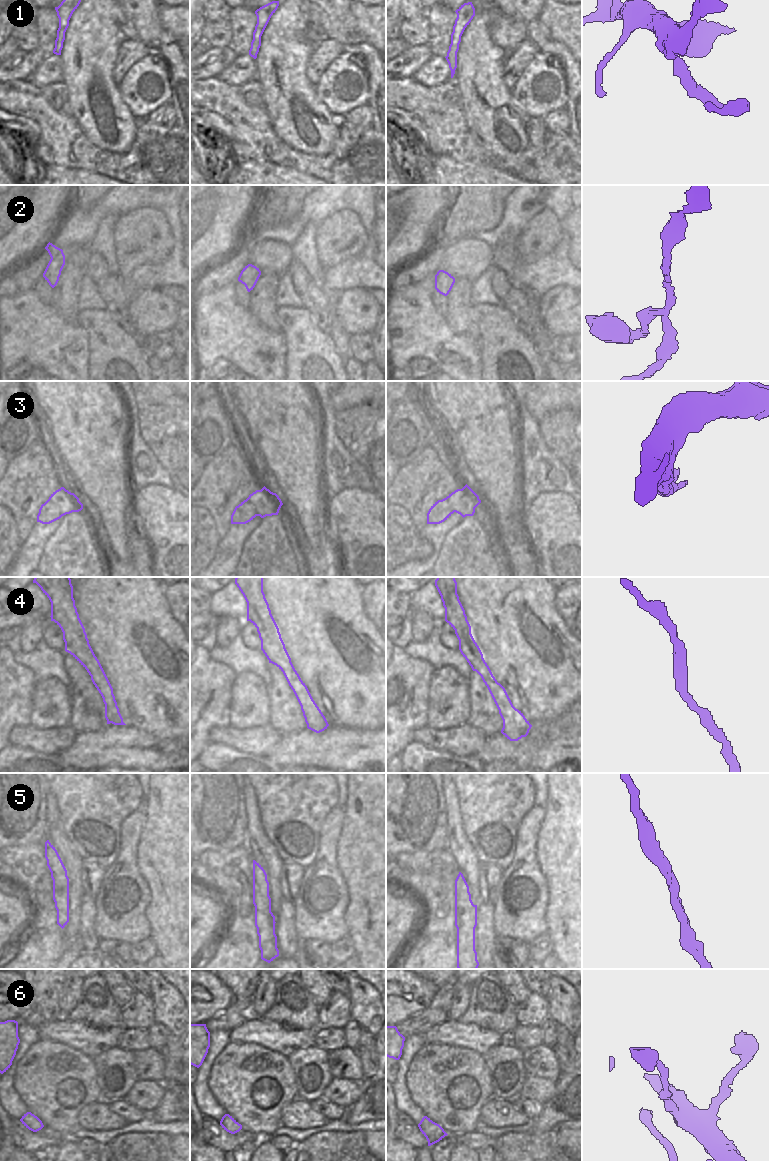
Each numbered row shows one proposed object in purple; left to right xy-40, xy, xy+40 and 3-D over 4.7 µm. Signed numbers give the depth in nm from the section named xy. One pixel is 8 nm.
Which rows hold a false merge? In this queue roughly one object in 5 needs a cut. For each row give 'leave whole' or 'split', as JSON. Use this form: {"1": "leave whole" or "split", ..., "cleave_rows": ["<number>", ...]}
{"1": "leave whole", "2": "leave whole", "3": "leave whole", "4": "leave whole", "5": "leave whole", "6": "leave whole", "cleave_rows": []}

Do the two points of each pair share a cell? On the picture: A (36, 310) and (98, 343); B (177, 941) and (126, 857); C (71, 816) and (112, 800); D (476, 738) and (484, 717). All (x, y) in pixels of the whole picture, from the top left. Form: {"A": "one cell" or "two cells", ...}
{"A": "two cells", "B": "two cells", "C": "one cell", "D": "two cells"}

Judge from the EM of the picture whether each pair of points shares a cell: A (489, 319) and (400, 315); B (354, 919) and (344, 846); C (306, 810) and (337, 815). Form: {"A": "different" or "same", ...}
{"A": "different", "B": "same", "C": "different"}

